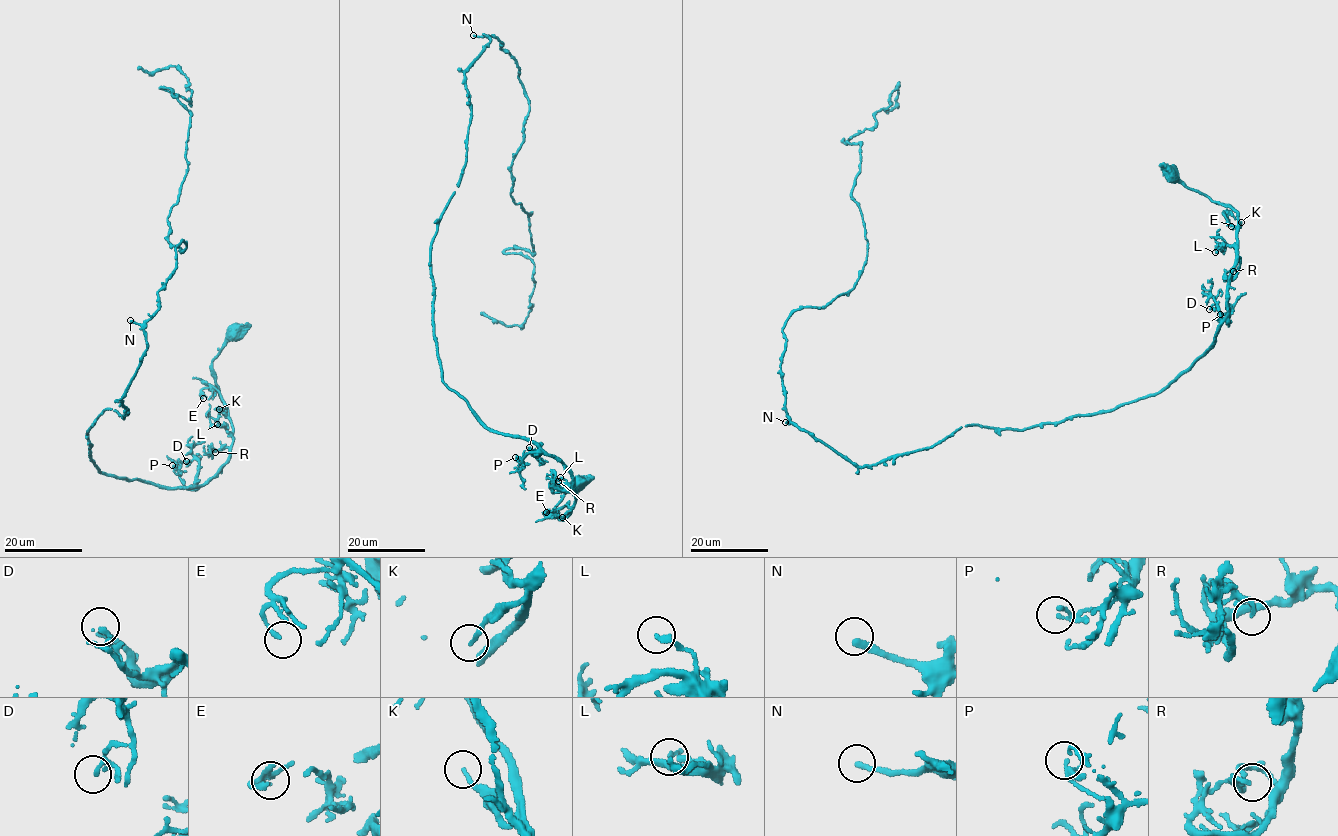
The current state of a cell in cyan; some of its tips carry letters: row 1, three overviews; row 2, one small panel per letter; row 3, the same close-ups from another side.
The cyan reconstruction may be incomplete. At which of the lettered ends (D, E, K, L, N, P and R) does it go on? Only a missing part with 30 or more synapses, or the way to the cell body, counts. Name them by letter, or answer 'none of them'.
N

